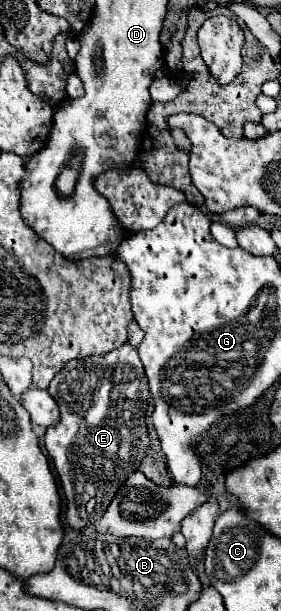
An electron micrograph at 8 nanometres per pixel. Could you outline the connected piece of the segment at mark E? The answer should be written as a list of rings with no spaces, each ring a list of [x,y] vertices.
[[[129,343],[105,355],[91,355],[87,359],[69,361],[49,383],[49,395],[55,399],[61,411],[57,425],[49,427],[45,433],[45,449],[51,455],[63,493],[67,501],[67,523],[73,529],[85,529],[89,523],[99,519],[109,507],[113,495],[123,485],[123,481],[139,469],[139,463],[147,455],[149,435],[147,435],[147,405],[149,405],[149,385],[145,379],[143,363],[137,349]]]

